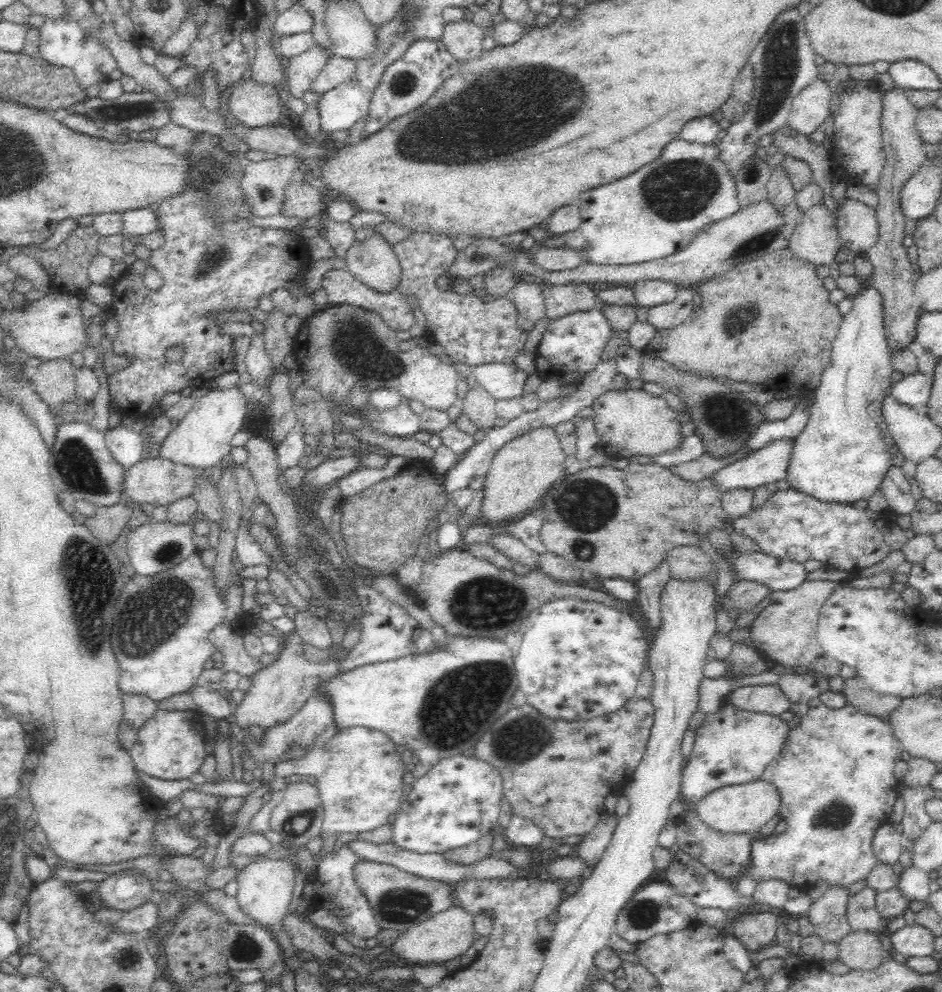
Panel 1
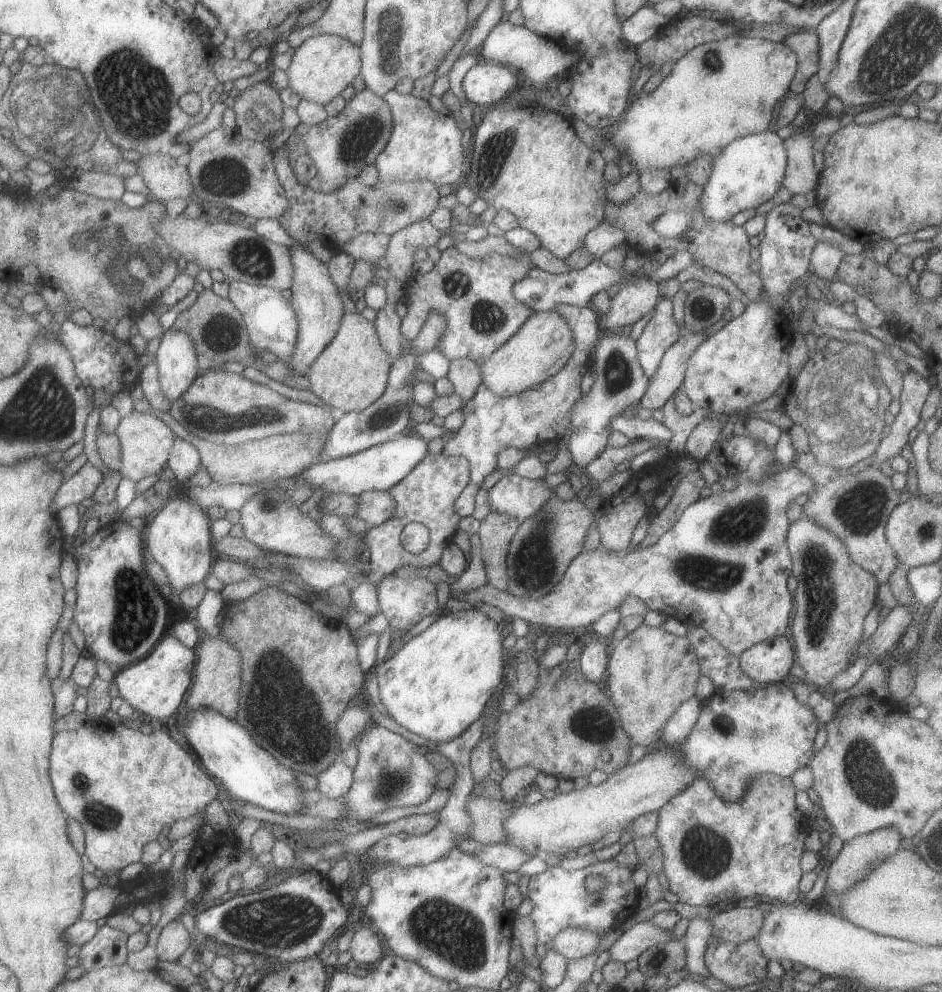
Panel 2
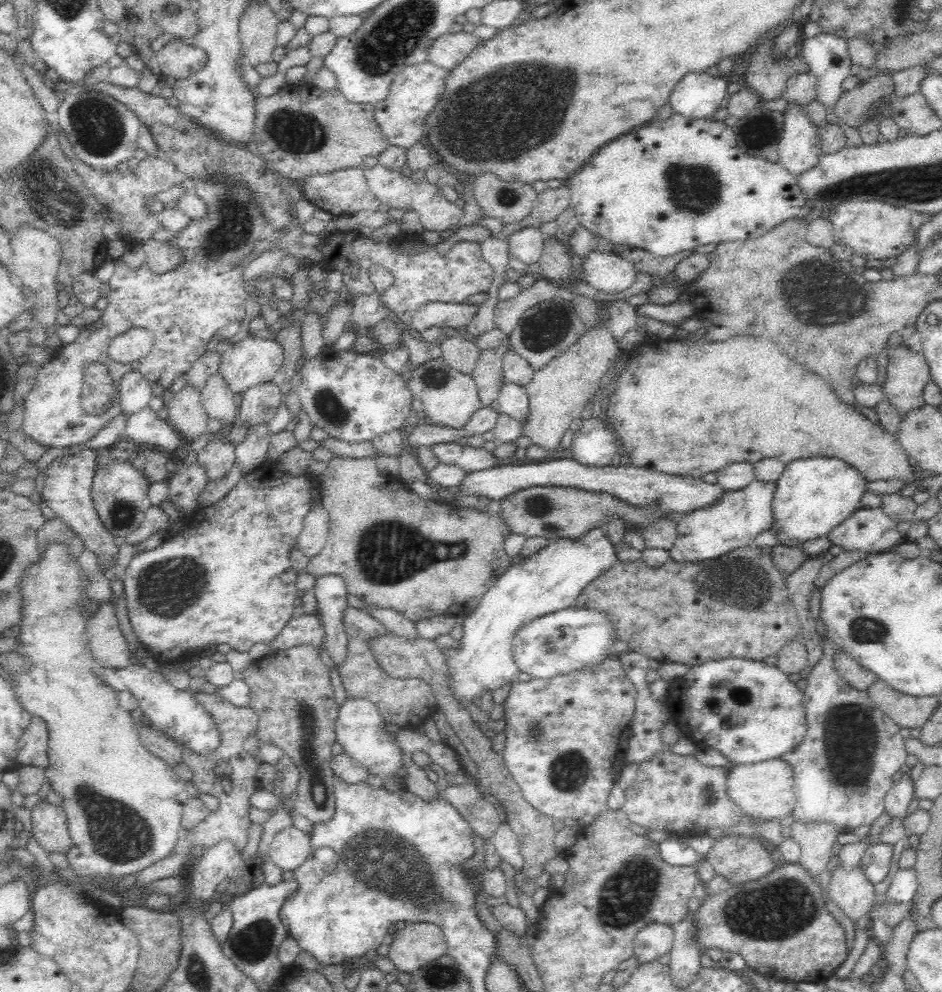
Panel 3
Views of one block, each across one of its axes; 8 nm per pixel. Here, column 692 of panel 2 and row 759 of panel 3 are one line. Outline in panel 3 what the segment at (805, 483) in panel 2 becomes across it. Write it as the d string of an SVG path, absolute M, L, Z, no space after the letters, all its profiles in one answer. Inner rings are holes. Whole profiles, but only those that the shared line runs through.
M618 658L604 660L602 664L582 672L555 677L512 683L502 709L505 734L502 752L506 769L520 787L524 799L542 815L561 825L565 818L589 819L609 810L607 798L617 781L616 777L627 764L625 753L632 734L637 691Z

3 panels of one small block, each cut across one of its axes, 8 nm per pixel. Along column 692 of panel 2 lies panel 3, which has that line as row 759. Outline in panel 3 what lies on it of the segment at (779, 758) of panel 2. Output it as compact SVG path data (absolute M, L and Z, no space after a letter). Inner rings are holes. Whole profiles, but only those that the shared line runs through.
M746 658L710 660L694 666L682 677L669 684L665 706L684 737L694 739L700 747L710 747L729 761L729 767L746 766L781 758L799 746L807 733L806 704L803 693L775 665Z

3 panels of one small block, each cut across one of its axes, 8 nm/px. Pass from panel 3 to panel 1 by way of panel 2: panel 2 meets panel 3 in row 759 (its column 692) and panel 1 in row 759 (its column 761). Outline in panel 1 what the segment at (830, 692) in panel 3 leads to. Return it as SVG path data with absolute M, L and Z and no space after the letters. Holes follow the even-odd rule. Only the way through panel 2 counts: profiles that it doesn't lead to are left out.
M820 704L817 708L810 708L800 721L800 725L795 729L790 729L783 745L780 749L780 754L776 759L766 768L761 779L764 782L773 784L780 793L779 815L786 820L786 830L780 834L772 834L771 837L763 838L754 836L754 841L751 844L749 865L745 871L742 871L738 876L728 878L738 881L741 878L750 878L754 882L762 880L783 880L788 886L797 887L800 891L808 890L820 882L825 882L829 887L837 886L838 888L848 888L850 884L858 882L858 880L865 880L865 878L874 870L878 859L872 850L872 841L876 829L882 825L882 822L887 822L892 805L899 796L899 783L894 776L894 768L897 761L901 757L903 746L894 735L892 725L886 719L878 718L877 716L868 715L866 713L856 710L851 705L845 705L839 710L830 710L826 708L825 704Z

